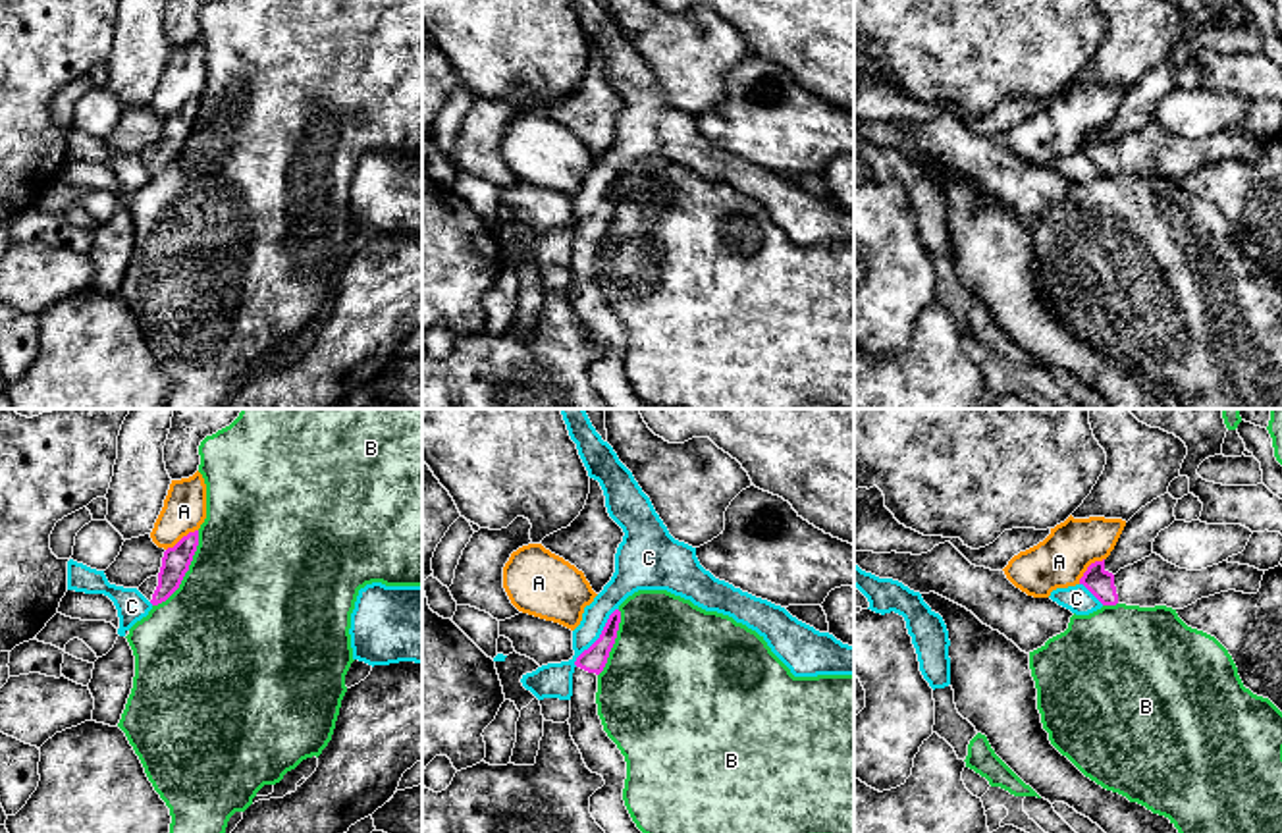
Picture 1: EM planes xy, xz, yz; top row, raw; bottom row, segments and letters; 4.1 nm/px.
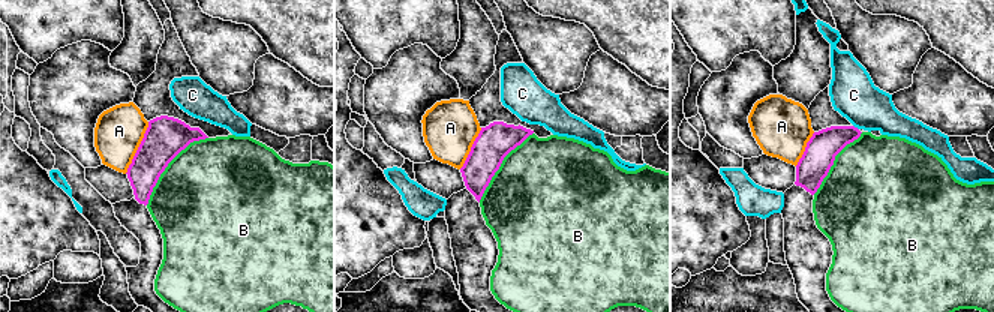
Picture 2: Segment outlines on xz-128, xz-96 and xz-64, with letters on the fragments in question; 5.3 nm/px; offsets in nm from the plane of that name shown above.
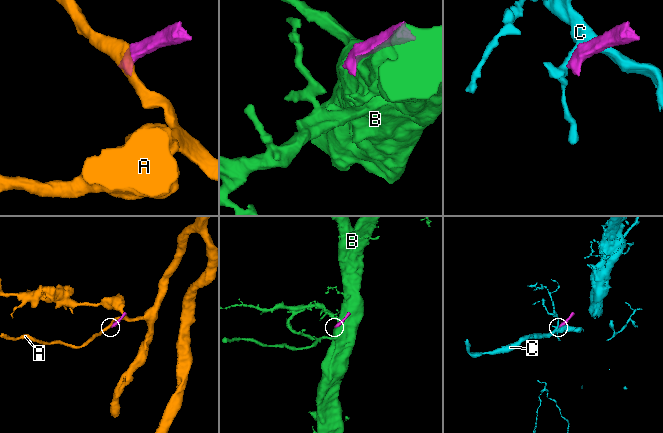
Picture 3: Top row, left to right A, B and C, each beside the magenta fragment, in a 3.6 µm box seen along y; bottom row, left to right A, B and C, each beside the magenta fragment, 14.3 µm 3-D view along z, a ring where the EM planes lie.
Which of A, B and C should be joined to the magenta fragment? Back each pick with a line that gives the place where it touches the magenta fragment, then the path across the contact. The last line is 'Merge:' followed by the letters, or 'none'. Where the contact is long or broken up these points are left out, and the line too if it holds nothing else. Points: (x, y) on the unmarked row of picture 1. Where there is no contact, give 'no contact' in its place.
Merge: none

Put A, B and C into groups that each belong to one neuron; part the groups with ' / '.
A / B / C

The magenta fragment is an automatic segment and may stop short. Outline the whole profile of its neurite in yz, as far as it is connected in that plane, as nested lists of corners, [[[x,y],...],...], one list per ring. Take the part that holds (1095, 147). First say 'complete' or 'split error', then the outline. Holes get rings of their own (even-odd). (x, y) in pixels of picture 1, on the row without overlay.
split error | [[[1151,121],[1120,137],[1116,143],[1105,137],[1105,127],[1095,129],[1087,135],[1080,152],[1083,152],[1103,174],[1166,174],[1184,177],[1201,166],[1228,158],[1257,162],[1263,143],[1265,139],[1255,135],[1228,129],[1201,139],[1188,139]]]

